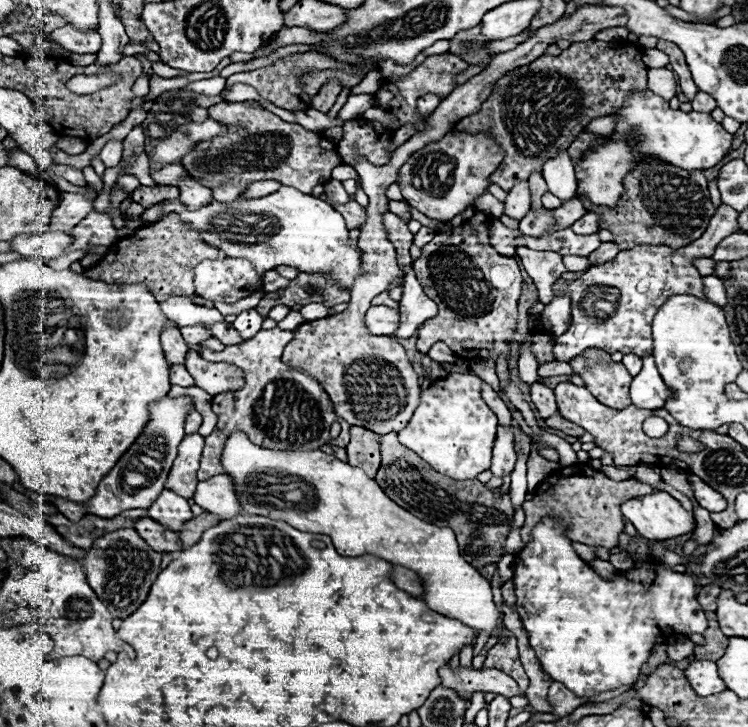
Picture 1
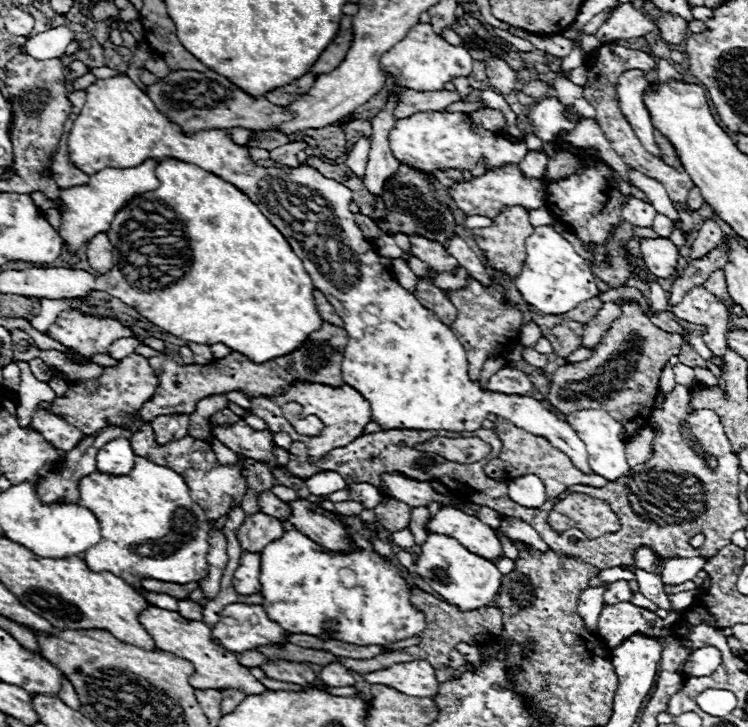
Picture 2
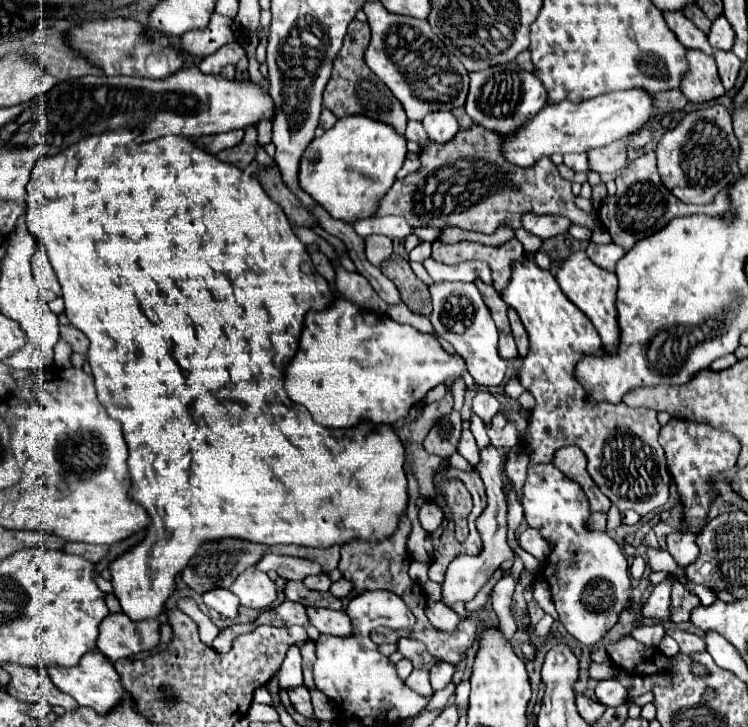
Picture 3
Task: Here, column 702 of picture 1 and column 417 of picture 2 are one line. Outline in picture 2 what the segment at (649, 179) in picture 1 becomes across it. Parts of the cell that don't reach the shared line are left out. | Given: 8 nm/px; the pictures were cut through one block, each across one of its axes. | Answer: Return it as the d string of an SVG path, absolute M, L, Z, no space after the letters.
M400 164L398 172L394 178L390 178L390 184L386 184L384 200L388 206L388 224L380 226L384 234L394 234L394 232L404 232L404 234L422 234L430 240L436 240L440 244L446 242L446 236L454 232L454 214L448 212L446 206L438 204L434 198L434 192L430 190L428 182L416 172L410 170L406 164Z

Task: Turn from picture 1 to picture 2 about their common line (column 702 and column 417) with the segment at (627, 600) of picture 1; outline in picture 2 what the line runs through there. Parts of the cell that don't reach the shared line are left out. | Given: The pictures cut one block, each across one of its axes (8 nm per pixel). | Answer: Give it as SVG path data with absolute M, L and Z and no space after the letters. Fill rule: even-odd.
M346 516L350 524L350 536L354 536L354 544L358 544L356 554L332 554L320 544L312 542L308 536L296 530L286 530L280 540L270 542L260 556L260 580L262 580L262 590L260 594L264 596L264 608L268 616L276 622L282 624L288 632L294 634L310 634L318 636L322 628L330 628L336 632L336 638L348 644L358 644L358 646L368 646L368 644L378 644L386 646L388 642L398 642L416 636L416 632L422 632L424 628L424 616L410 604L410 586L406 578L400 574L394 562L386 560L366 540L368 536L376 536L376 532L368 532L362 528L358 516ZM350 568L356 574L356 586L346 588L340 582L338 570Z

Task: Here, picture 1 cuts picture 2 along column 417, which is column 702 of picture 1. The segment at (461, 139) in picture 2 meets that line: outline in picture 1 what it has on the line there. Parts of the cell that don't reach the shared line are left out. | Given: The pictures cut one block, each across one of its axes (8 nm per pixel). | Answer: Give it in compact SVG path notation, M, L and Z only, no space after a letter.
M650 90L628 96L626 106L618 110L618 114L622 114L622 118L616 122L610 144L598 144L598 148L594 148L590 156L584 156L582 164L576 166L576 198L584 194L592 204L598 206L614 206L618 202L626 172L632 168L634 160L640 160L642 156L660 156L660 160L678 164L678 168L686 170L706 170L718 164L732 146L732 134L728 134L722 124L712 120L710 114L672 110L668 102Z

